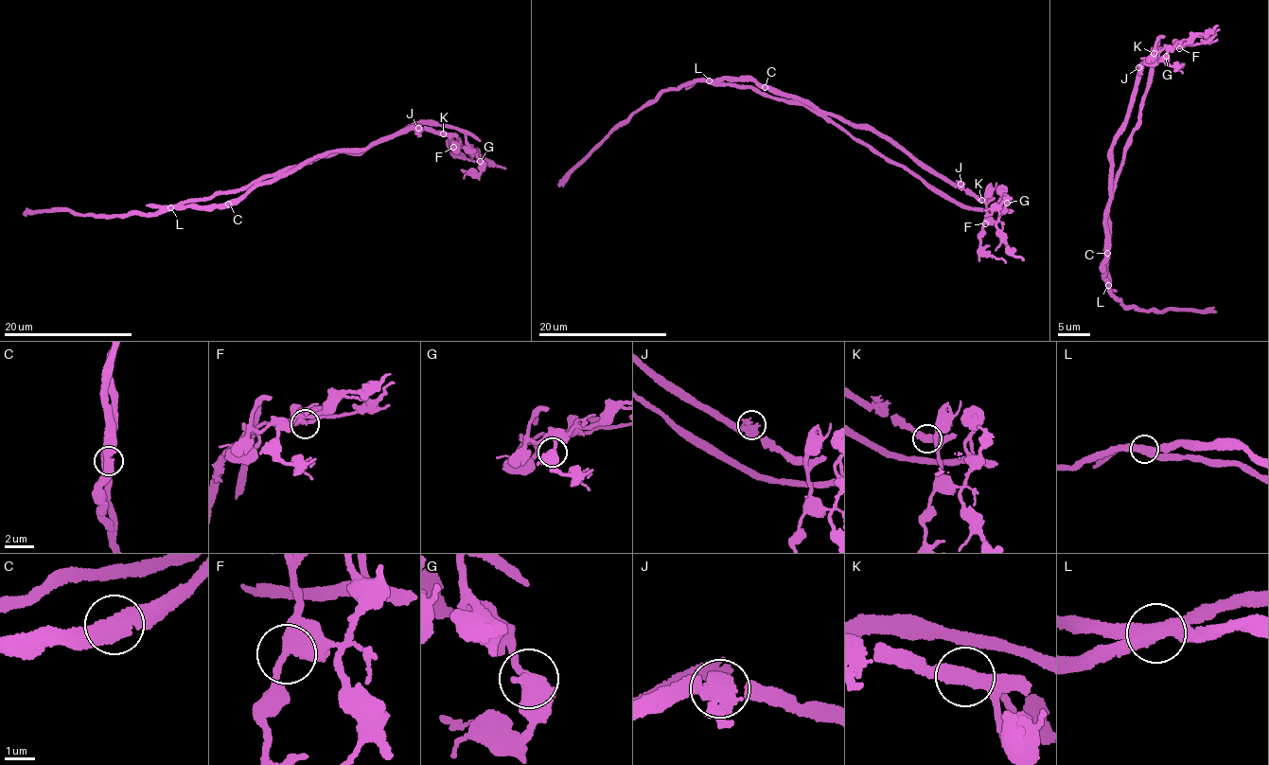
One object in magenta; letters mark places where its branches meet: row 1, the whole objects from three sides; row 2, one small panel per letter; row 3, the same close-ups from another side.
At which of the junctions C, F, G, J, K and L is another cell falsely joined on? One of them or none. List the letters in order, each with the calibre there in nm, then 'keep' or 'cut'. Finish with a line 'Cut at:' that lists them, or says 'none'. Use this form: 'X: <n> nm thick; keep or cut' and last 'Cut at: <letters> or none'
C: 480 nm thick; keep
F: 480 nm thick; keep
G: 400 nm thick; keep
J: 420 nm thick; keep
K: 480 nm thick; keep
L: 400 nm thick; cut
Cut at: L

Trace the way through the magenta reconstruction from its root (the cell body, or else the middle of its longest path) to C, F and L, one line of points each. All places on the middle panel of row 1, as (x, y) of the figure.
C: (806, 107), (799, 102), (800, 99), (765, 87)
F: (806, 107), (835, 114), (854, 124), (868, 125), (875, 133), (889, 136), (920, 162), (985, 202), (985, 223)
L: (806, 107), (758, 93), (749, 87), (716, 85), (709, 80)

